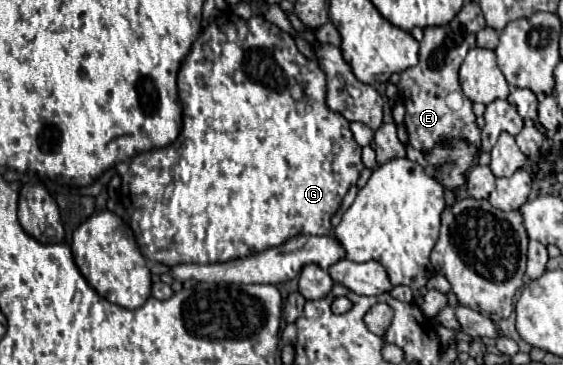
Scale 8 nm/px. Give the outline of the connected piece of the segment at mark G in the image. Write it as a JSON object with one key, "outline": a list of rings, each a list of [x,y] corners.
{"outline":[[[252,16],[250,20],[214,20],[194,42],[190,54],[186,56],[180,72],[178,72],[178,92],[180,102],[184,108],[184,126],[180,136],[174,144],[166,148],[156,148],[148,152],[140,152],[130,162],[130,228],[134,230],[134,236],[138,240],[140,252],[150,262],[160,262],[166,266],[174,264],[210,264],[210,262],[226,262],[232,258],[242,258],[256,254],[272,246],[284,244],[288,238],[294,238],[298,234],[330,234],[332,214],[340,208],[342,196],[350,190],[350,186],[358,180],[360,172],[364,170],[364,164],[360,160],[362,148],[356,144],[350,122],[338,114],[332,112],[326,104],[326,76],[318,62],[308,60],[300,54],[296,48],[294,38],[280,30],[276,24],[268,22],[264,16]]]}

